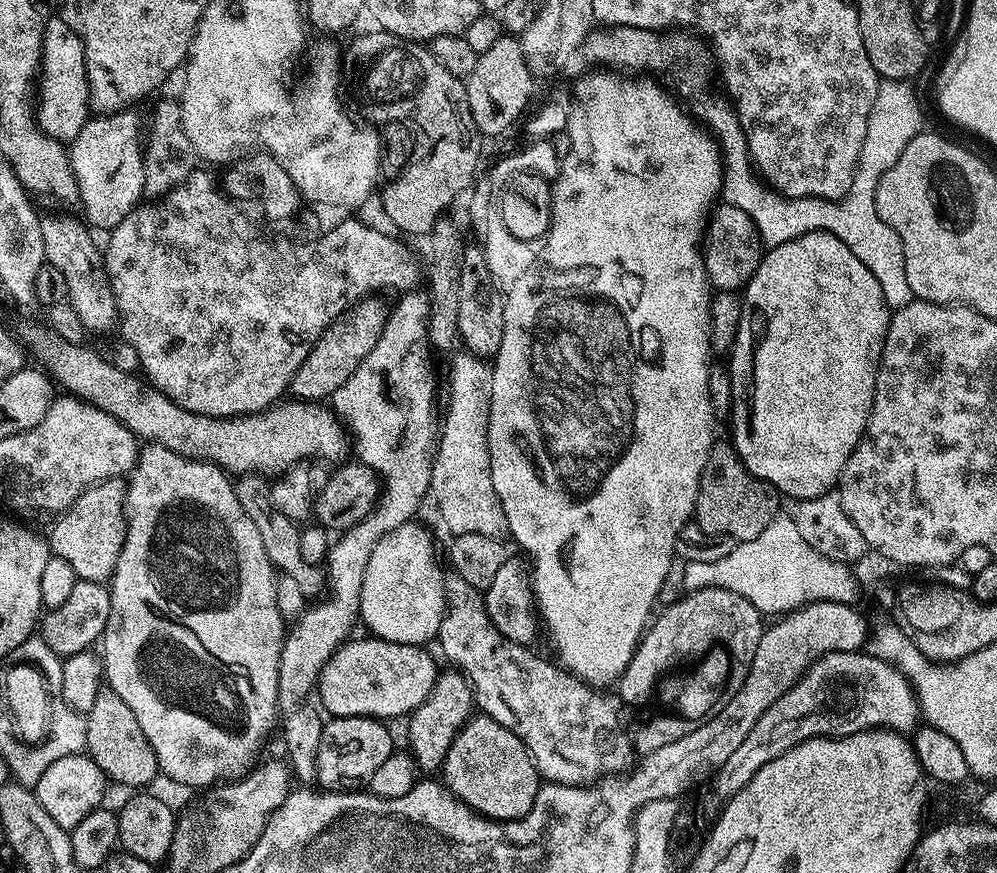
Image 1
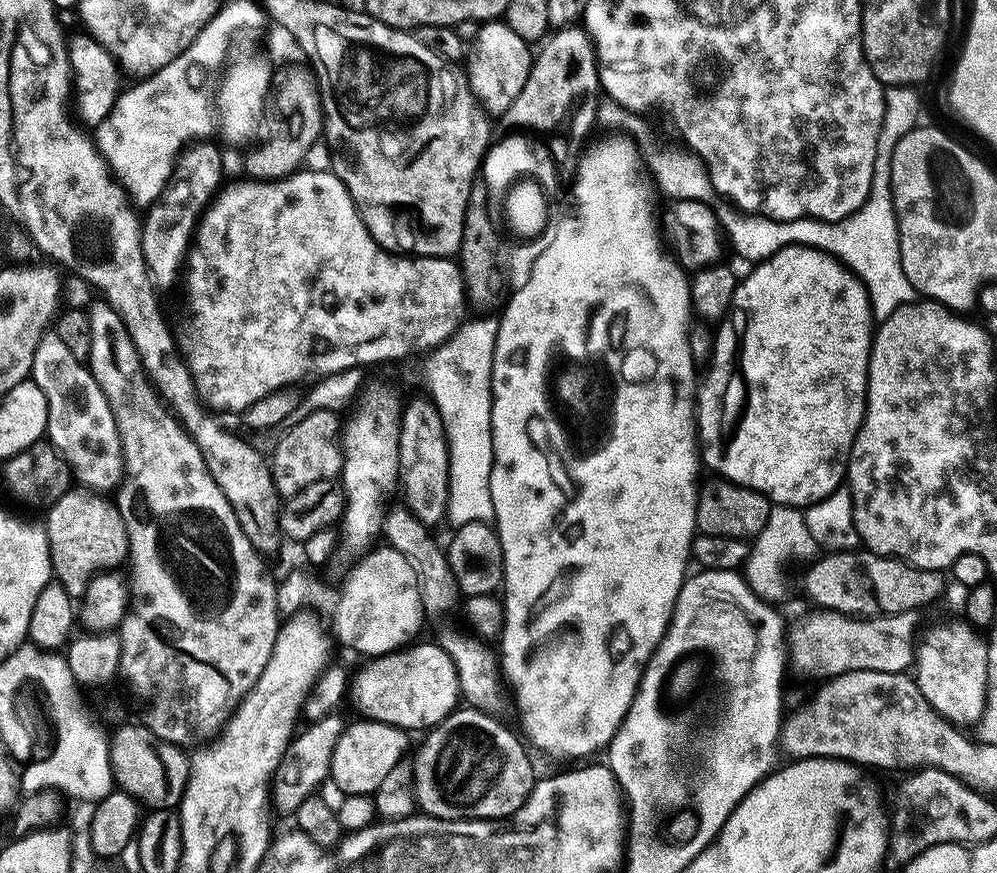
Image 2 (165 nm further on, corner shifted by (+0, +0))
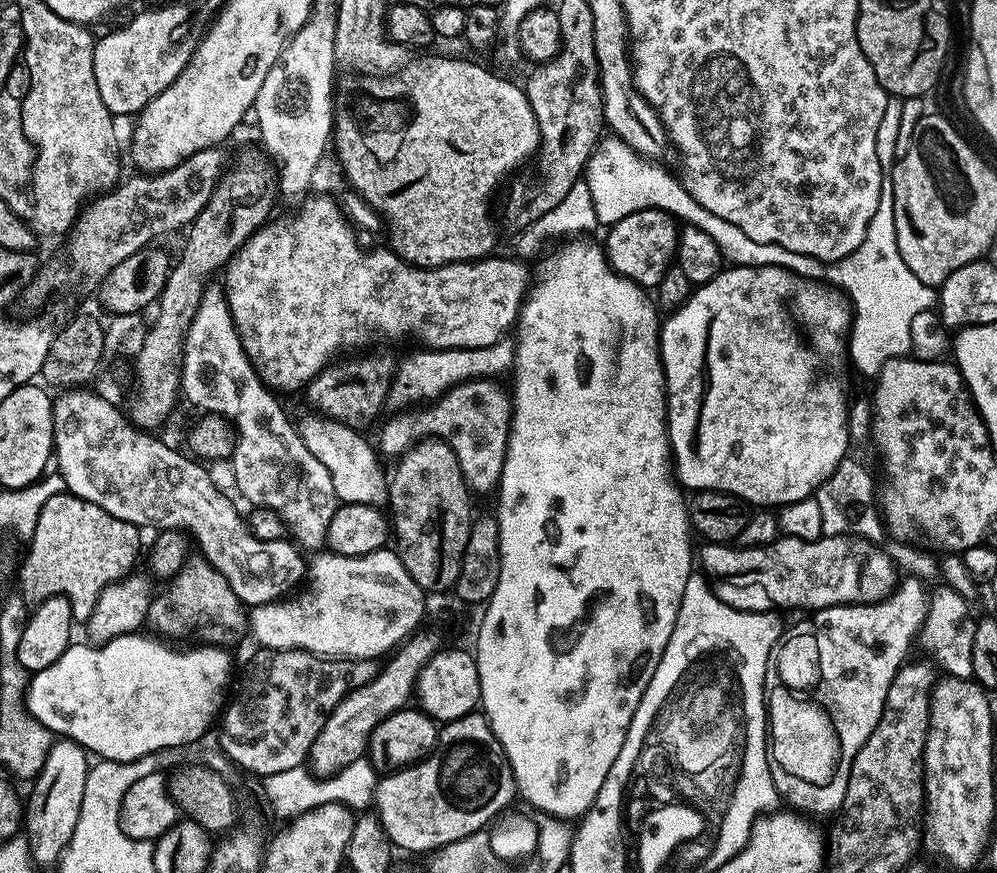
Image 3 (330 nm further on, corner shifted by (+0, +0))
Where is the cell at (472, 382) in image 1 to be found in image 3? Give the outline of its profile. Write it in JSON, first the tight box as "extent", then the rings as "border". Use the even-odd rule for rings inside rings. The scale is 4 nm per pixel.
{"extent":[388,338,514,406],"border":[[[502,338],[490,346],[481,348],[437,348],[435,350],[415,350],[400,365],[395,365],[388,386],[388,404],[400,406],[420,406],[425,402],[435,402],[449,392],[456,384],[468,380],[500,378],[512,367],[514,344],[511,339]]]}

